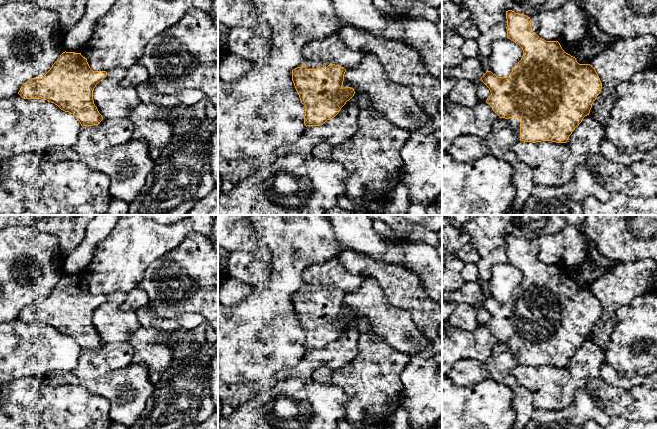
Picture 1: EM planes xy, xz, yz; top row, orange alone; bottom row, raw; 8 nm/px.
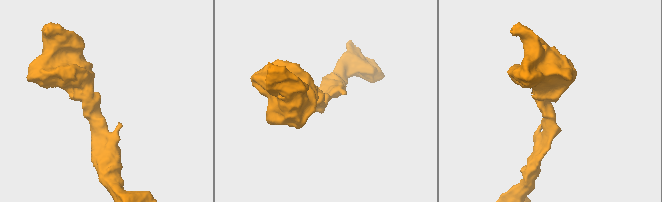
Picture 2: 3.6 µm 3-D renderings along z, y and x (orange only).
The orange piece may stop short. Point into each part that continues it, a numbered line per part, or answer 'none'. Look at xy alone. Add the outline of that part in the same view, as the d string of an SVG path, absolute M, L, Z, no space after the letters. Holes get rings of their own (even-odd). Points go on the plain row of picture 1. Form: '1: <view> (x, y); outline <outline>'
none

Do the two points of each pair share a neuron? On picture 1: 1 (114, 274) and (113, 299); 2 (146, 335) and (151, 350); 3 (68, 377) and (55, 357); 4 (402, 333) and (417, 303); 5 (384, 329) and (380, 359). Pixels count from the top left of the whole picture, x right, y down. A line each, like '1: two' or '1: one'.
1: two
2: one
3: two
4: two
5: two

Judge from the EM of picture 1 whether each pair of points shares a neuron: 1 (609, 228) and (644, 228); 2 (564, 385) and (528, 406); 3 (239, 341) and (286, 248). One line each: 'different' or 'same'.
1: different
2: different
3: same

